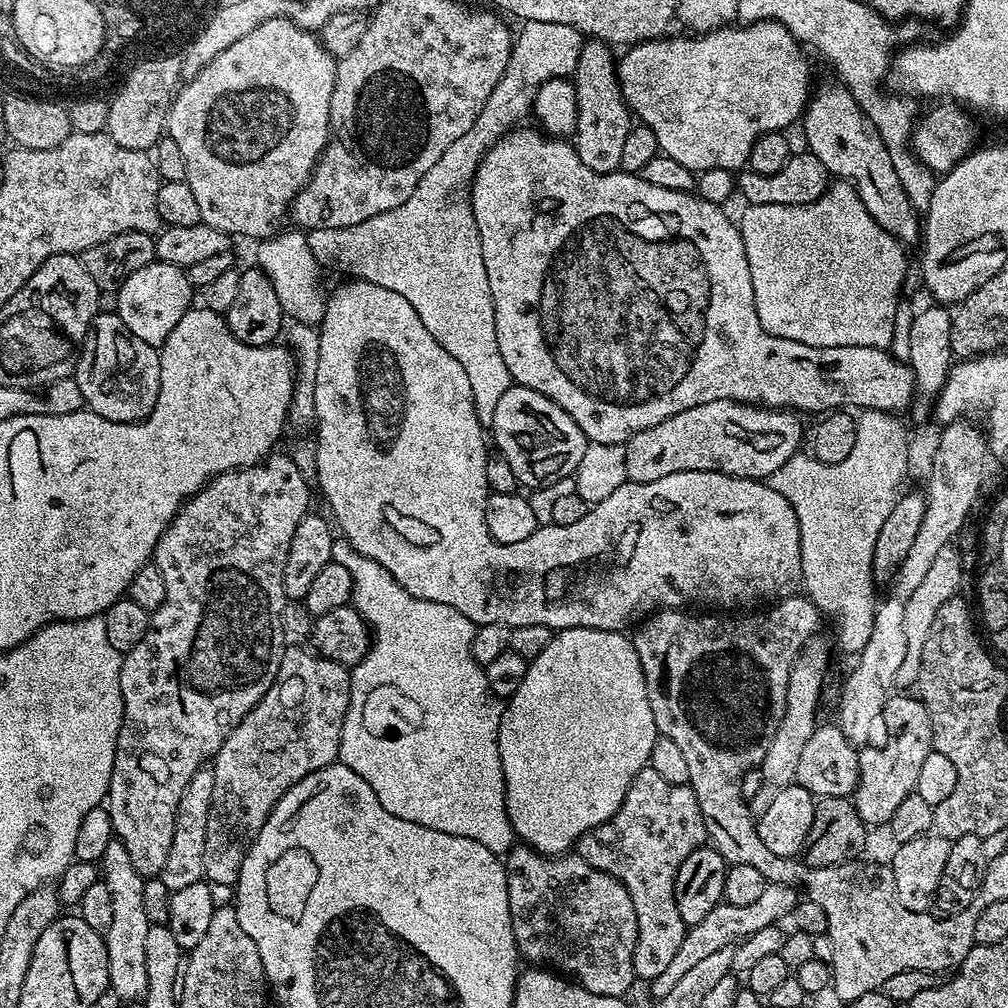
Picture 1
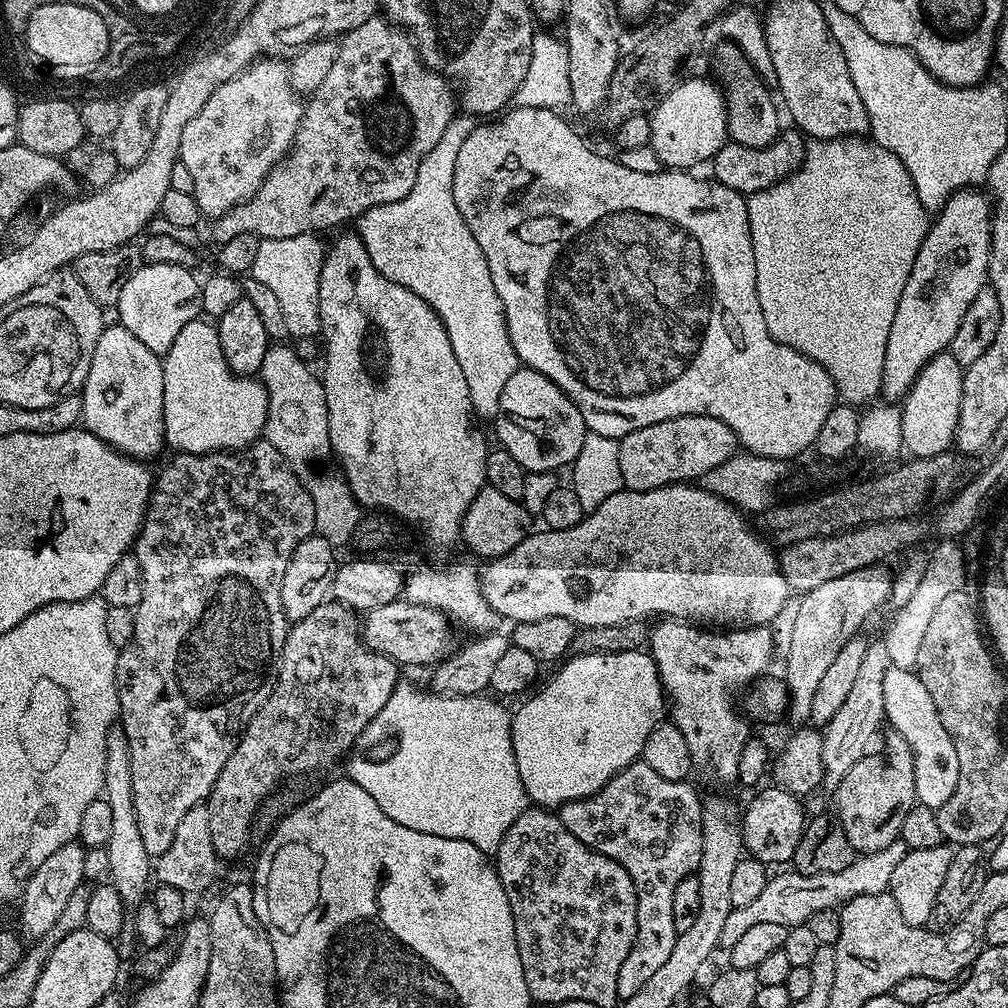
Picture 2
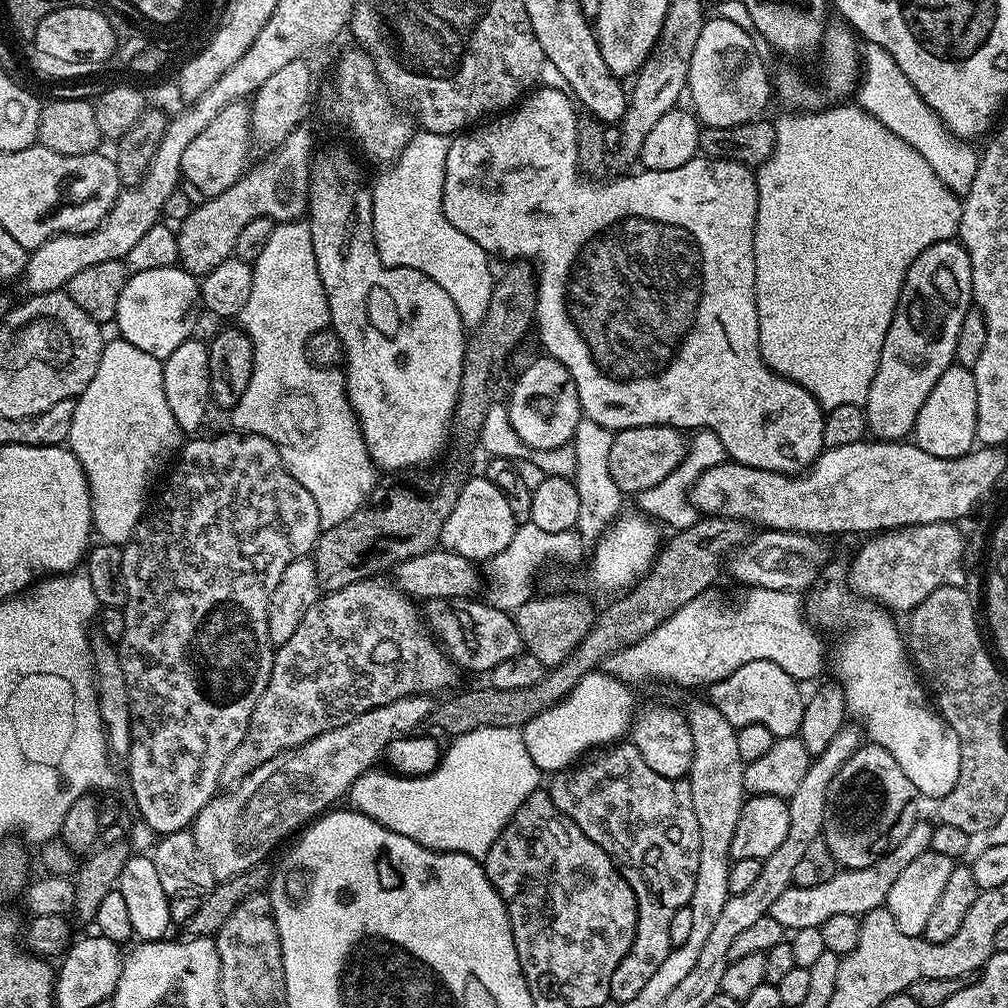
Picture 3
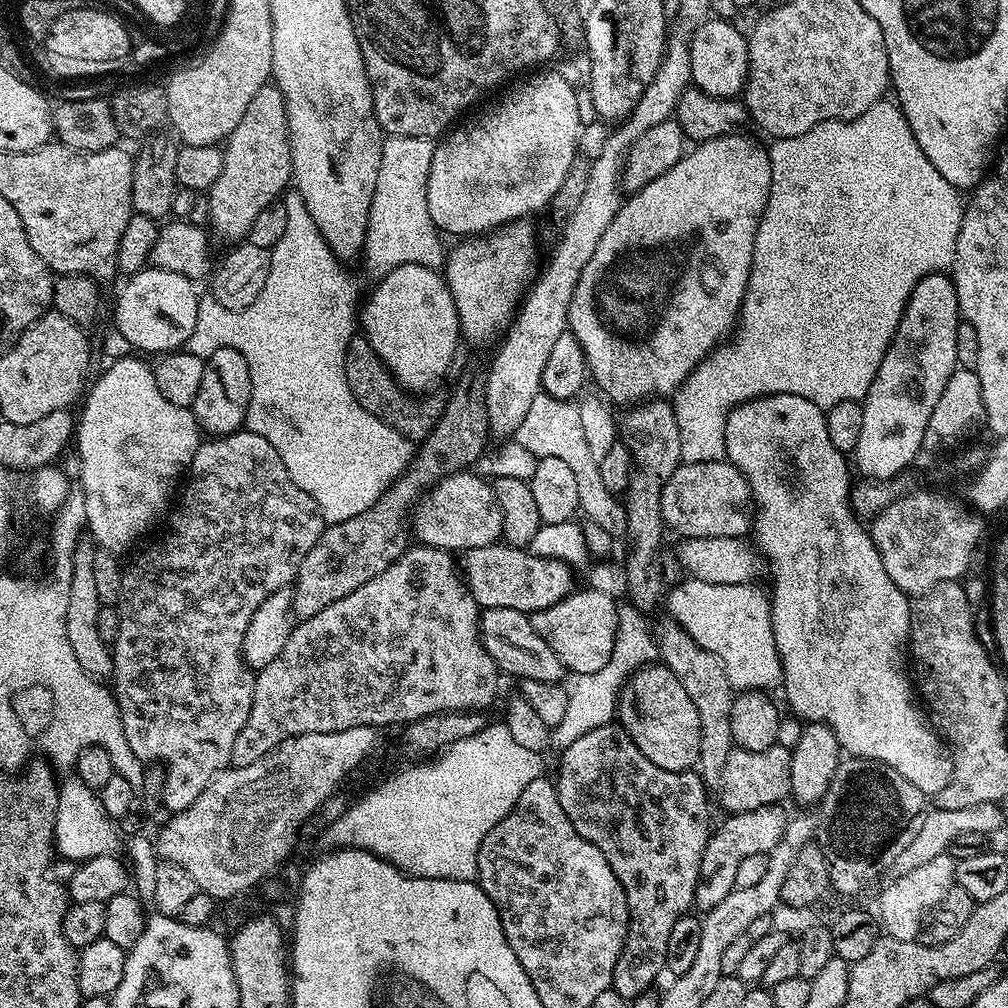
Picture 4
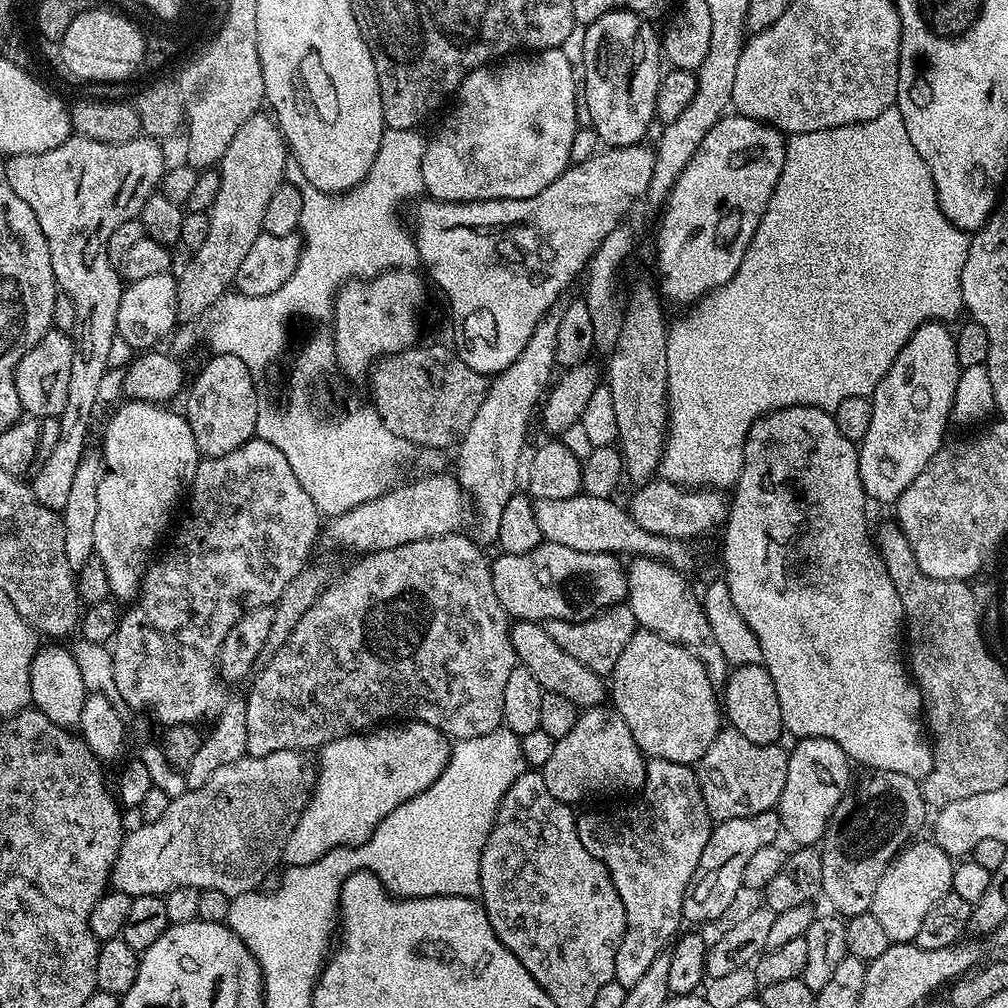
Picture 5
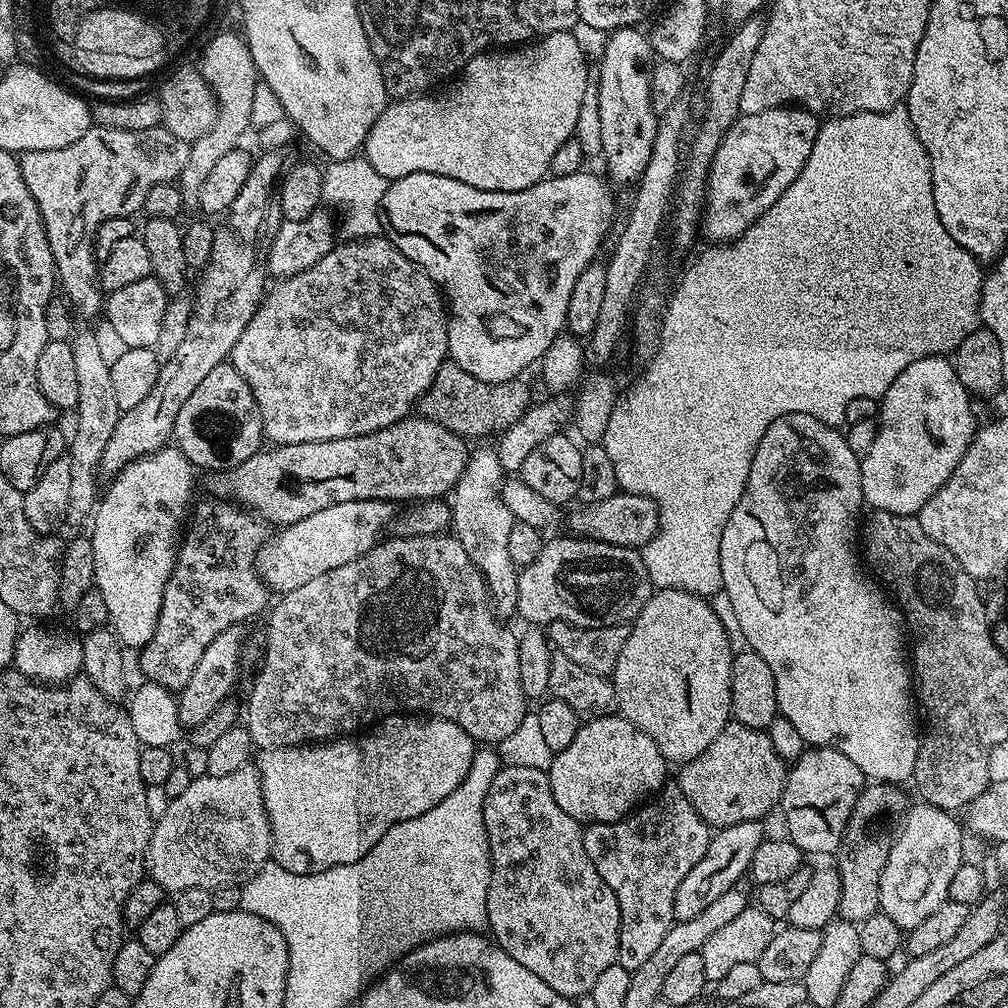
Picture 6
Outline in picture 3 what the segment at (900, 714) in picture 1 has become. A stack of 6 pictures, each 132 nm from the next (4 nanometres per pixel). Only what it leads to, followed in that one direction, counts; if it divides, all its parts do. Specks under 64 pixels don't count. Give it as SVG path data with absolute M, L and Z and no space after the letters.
M865 743L844 763L842 770L834 774L830 782L824 807L822 843L841 869L870 866L881 860L891 848L898 846L898 842L902 842L906 834L910 834L910 830L916 825L918 819L916 800L920 799L920 792L914 786L914 782L906 778L902 766L898 766L898 762L890 758L888 751L877 744Z

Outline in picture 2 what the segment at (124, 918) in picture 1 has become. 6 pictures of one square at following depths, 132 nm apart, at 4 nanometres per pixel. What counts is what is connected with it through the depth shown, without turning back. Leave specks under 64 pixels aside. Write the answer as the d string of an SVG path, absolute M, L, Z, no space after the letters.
M119 726L109 728L106 738L106 770L102 796L110 804L112 820L110 842L106 845L110 854L108 880L114 890L118 890L125 906L140 906L145 903L149 893L148 876L150 880L154 868L146 854L142 833L138 830L138 814L134 814L134 786L130 783L130 746L126 742L124 729Z

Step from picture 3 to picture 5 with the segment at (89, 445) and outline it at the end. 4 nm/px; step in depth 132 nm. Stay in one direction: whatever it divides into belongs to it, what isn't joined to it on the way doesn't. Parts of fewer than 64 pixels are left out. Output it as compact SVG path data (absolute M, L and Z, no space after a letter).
M145 400L123 401L124 405L113 414L104 428L104 477L98 486L98 519L94 522L94 555L102 558L110 590L117 601L135 601L144 583L144 573L150 563L152 551L164 532L164 523L172 516L180 495L196 477L201 455L188 425L187 415L171 412L163 404L148 404Z

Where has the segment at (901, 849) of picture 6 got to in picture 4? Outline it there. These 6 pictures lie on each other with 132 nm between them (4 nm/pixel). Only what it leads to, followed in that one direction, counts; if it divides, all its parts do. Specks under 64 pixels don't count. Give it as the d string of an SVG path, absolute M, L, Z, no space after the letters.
M948 854L933 858L930 862L922 862L922 866L910 870L910 874L892 878L880 892L878 923L881 929L895 940L916 940L928 913L938 906L938 902L942 902L942 898L946 898L955 883L956 860Z

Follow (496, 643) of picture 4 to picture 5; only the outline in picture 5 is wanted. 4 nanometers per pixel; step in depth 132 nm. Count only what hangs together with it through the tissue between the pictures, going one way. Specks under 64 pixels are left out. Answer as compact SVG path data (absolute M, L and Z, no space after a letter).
M518 620L511 625L512 645L516 651L516 659L519 664L526 666L530 674L538 680L538 685L544 692L553 692L572 702L578 710L598 707L606 700L605 677L594 674L582 666L582 662L576 661L571 654L566 654L550 634L546 634L543 623L534 620Z

